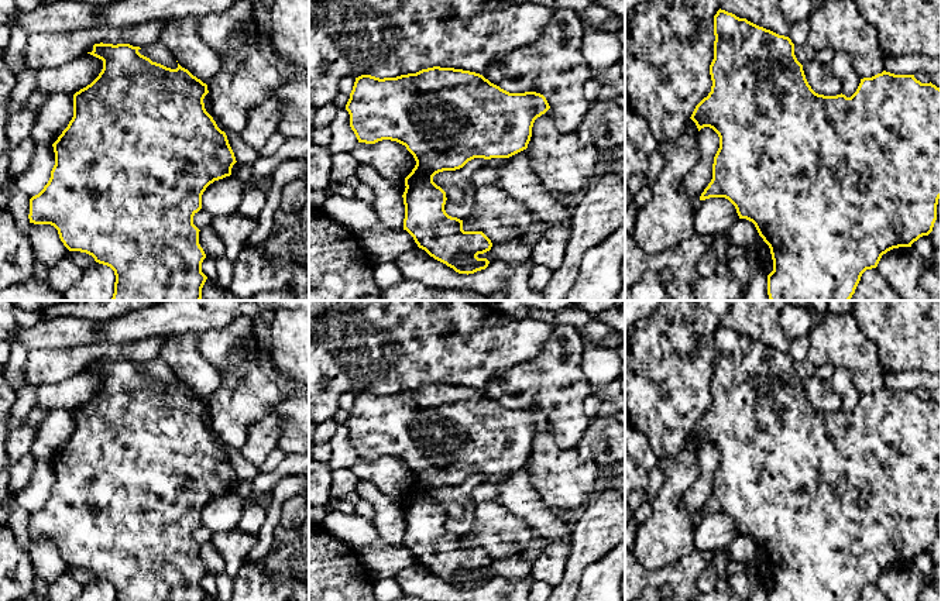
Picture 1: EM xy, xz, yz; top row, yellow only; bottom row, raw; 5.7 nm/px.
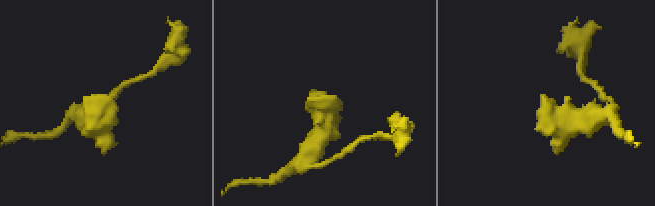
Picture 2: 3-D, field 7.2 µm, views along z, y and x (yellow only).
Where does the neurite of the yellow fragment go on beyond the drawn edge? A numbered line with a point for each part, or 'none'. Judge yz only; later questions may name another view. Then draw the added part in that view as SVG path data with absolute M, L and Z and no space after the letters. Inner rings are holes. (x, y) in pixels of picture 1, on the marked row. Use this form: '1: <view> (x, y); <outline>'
none

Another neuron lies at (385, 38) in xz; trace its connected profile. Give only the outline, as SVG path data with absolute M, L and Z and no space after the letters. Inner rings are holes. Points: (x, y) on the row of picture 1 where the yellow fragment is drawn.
M309 0L309 100L317 109L332 103L344 76L384 79L433 66L484 75L495 56L535 42L553 13L529 0Z

